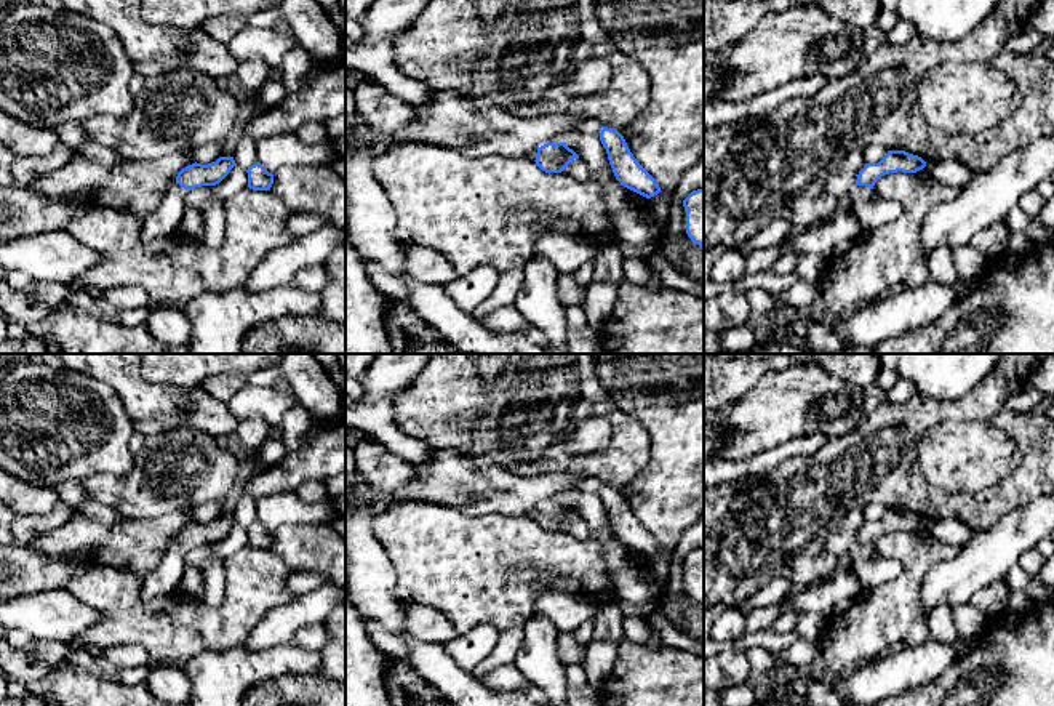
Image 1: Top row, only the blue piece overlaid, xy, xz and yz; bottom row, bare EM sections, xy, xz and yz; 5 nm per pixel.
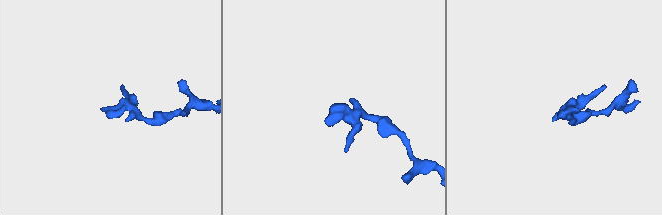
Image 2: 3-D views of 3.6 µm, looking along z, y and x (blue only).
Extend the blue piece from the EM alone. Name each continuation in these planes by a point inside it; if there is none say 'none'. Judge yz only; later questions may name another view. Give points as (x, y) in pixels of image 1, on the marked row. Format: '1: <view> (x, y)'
1: yz (870, 213)

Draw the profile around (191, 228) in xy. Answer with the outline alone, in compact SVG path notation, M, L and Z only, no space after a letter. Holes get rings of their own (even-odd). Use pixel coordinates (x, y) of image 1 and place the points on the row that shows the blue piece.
M186 207L176 235L187 242L203 242L203 218L200 210Z

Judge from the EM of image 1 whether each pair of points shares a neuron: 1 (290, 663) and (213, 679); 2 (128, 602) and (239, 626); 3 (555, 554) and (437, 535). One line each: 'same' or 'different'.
1: same
2: same
3: same

